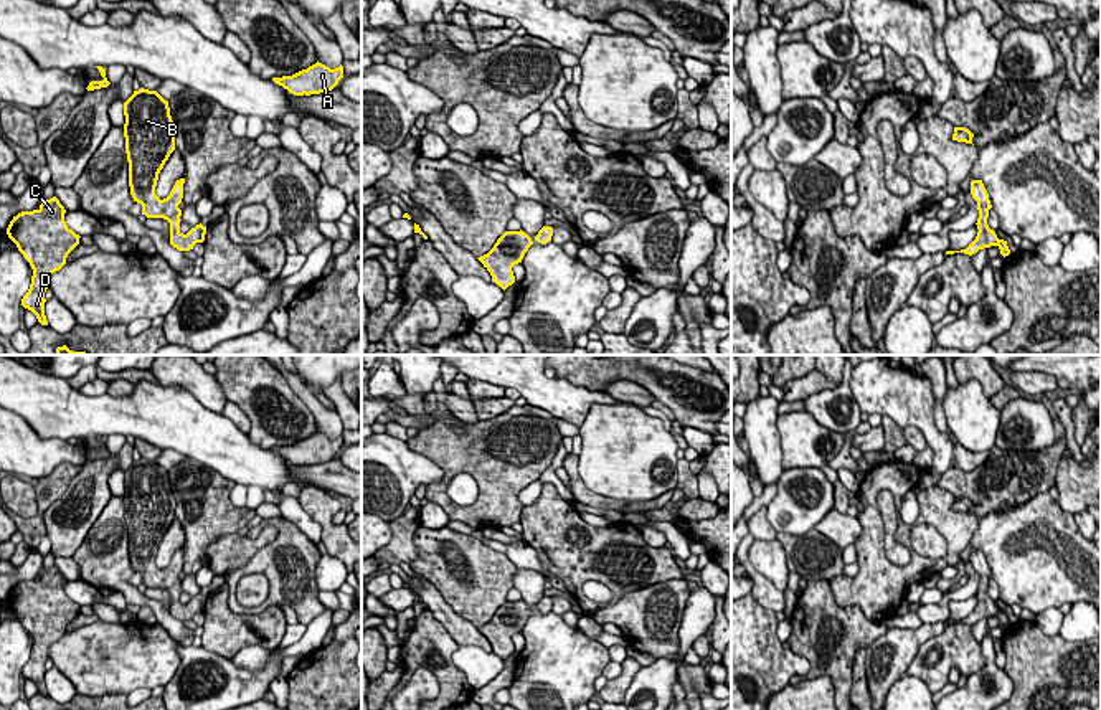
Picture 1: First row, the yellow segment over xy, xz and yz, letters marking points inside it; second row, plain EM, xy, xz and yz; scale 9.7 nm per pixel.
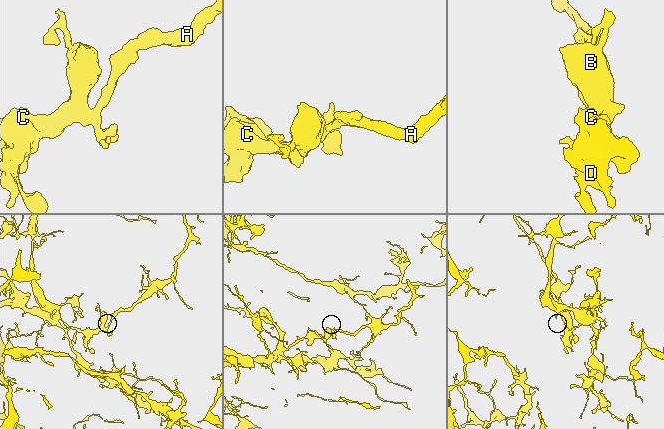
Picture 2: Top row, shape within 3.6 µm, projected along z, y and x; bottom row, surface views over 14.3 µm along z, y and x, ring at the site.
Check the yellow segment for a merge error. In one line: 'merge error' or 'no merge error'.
no merge error

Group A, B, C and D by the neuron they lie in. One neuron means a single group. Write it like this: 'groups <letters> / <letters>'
groups A B C D

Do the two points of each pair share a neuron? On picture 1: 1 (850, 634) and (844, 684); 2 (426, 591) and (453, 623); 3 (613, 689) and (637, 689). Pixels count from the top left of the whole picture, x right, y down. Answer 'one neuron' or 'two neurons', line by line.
1: one neuron
2: one neuron
3: two neurons

